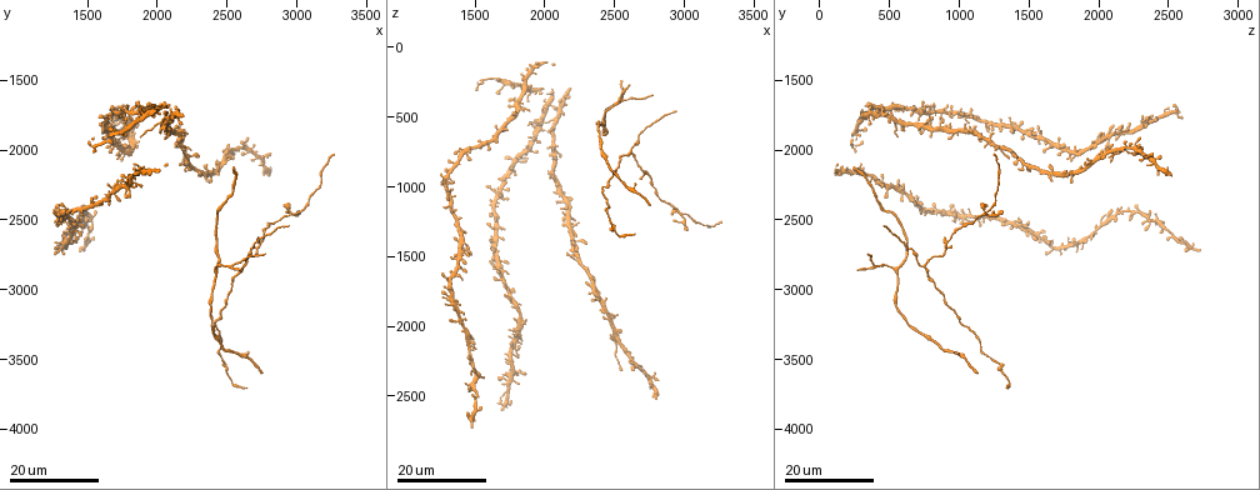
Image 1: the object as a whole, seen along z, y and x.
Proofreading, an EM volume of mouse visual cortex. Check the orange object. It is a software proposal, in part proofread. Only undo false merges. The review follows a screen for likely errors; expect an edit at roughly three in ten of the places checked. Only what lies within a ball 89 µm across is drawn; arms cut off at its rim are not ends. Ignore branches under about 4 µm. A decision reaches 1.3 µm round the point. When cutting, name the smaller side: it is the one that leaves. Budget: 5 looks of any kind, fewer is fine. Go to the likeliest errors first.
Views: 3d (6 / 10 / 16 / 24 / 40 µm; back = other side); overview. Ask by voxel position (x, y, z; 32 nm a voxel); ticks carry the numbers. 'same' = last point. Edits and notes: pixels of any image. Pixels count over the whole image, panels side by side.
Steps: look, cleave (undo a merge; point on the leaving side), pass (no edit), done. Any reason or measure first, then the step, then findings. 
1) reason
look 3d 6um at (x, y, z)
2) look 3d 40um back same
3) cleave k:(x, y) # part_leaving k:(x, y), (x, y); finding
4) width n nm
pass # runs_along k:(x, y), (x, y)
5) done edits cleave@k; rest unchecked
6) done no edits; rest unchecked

three-way junction
look 3d 16um at (2960, 2460, 1160)

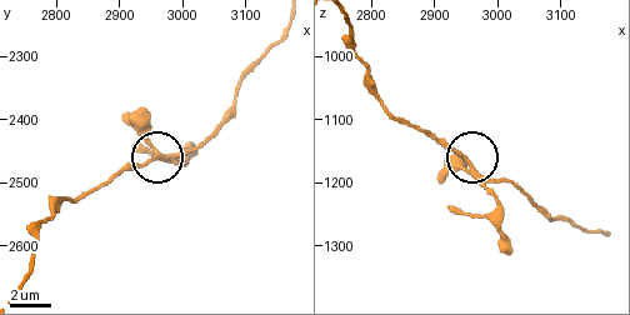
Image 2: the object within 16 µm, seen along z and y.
look 3d 10um at (2955, 2455, 1175)

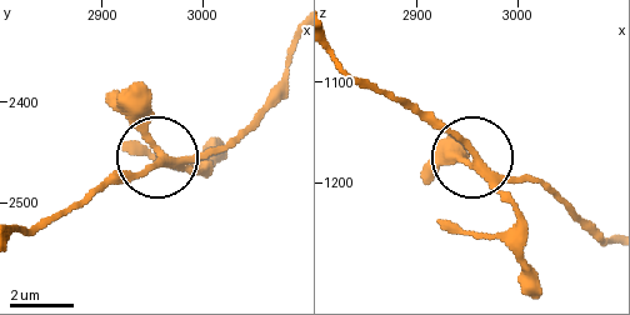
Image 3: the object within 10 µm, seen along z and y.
arms 3
pass # one cell here

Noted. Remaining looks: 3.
two arms in line, one across
look 3d 24um at (2620, 2840, 740)

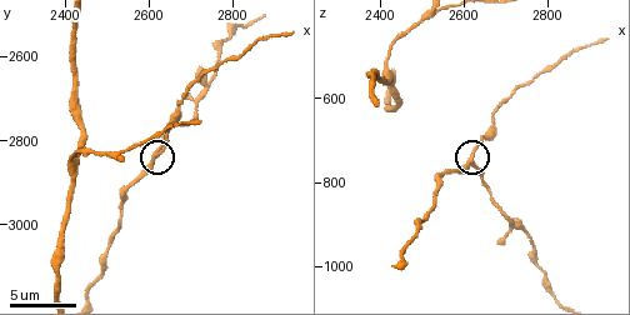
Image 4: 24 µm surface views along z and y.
look 3d 10um at (2615, 2830, 745)

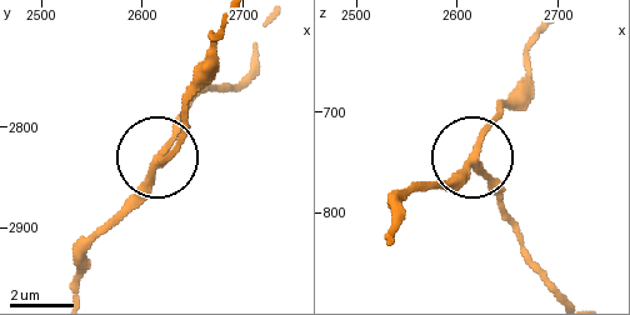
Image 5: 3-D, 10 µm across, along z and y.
arms 3
pass # continuous, no second cell

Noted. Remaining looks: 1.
arms part here
look 3d 6um at (2415, 2865, 540)

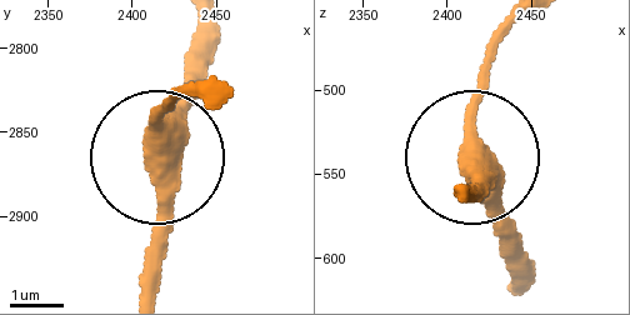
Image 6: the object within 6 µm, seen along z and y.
arms 3
pass # runs_along 6:(510, 278), (510, 224), (470, 158), (484, 54); all the same cell

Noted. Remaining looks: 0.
done no edits; rest unchecked

